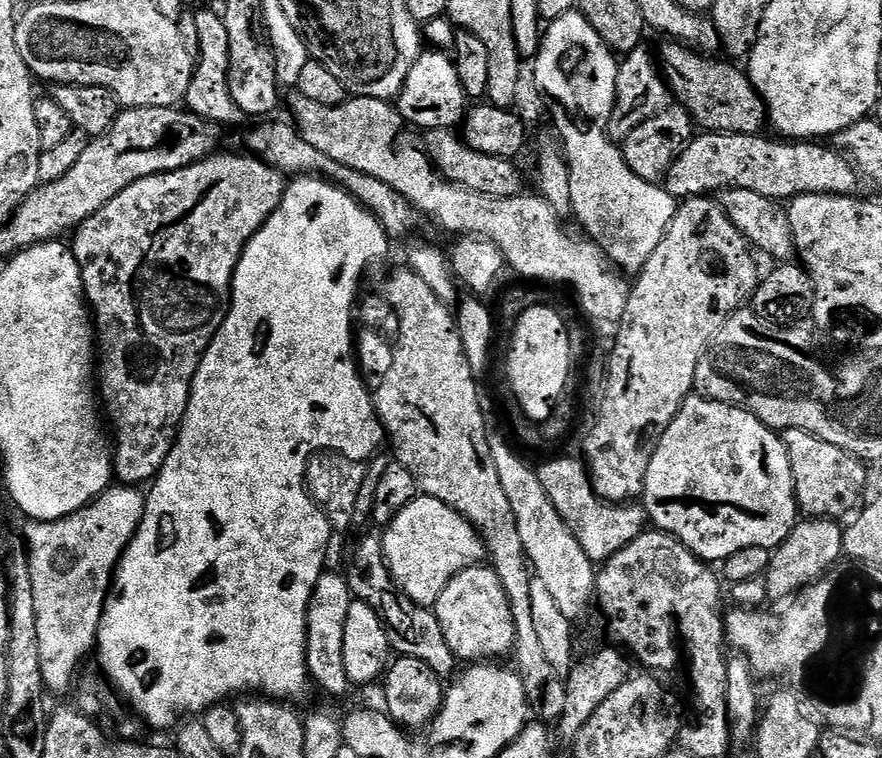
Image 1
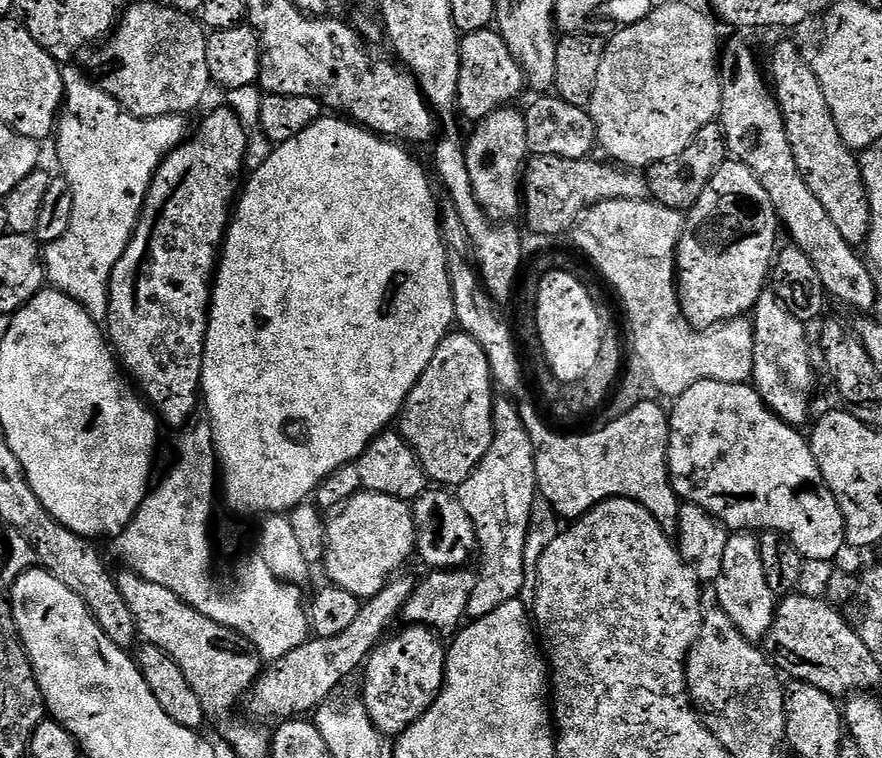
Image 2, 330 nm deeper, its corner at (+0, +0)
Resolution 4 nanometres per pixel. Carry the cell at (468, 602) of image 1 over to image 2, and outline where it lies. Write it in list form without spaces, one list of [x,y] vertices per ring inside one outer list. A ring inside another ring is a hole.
[[[440,486],[429,487],[416,497],[412,504],[412,516],[416,520],[416,552],[432,570],[456,570],[477,551],[476,531],[462,510],[459,495],[450,493]]]

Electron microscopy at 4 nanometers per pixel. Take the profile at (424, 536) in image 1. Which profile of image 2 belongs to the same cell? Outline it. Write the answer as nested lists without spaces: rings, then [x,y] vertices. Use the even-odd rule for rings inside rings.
[[[360,490],[357,491],[357,493],[357,496],[350,497],[349,500],[346,501],[345,504],[333,514],[332,517],[327,517],[327,528],[325,530],[325,554],[322,561],[322,568],[325,568],[325,570],[328,571],[328,576],[332,579],[329,581],[331,581],[335,587],[346,590],[350,594],[357,596],[361,601],[365,601],[371,600],[372,597],[377,596],[377,594],[383,590],[386,581],[397,575],[397,573],[403,569],[400,567],[402,567],[403,564],[411,558],[411,556],[414,556],[414,553],[416,552],[416,520],[412,516],[412,504],[409,503],[409,501],[399,500],[393,496],[378,494],[377,492],[370,492],[367,490]]]

